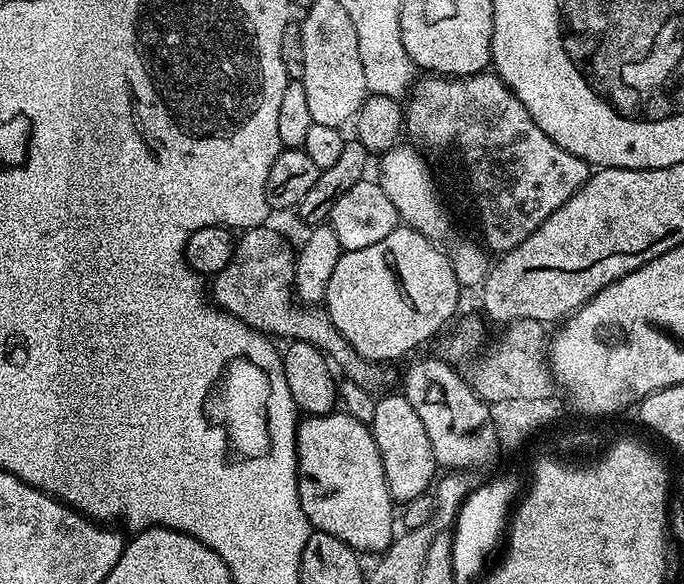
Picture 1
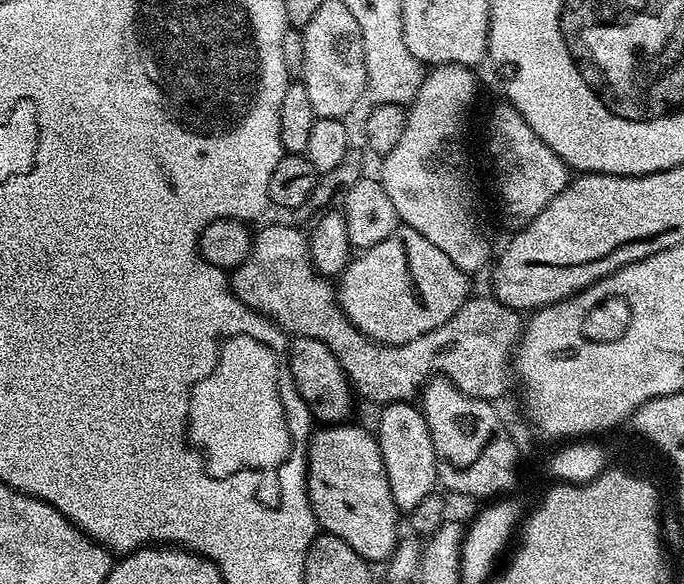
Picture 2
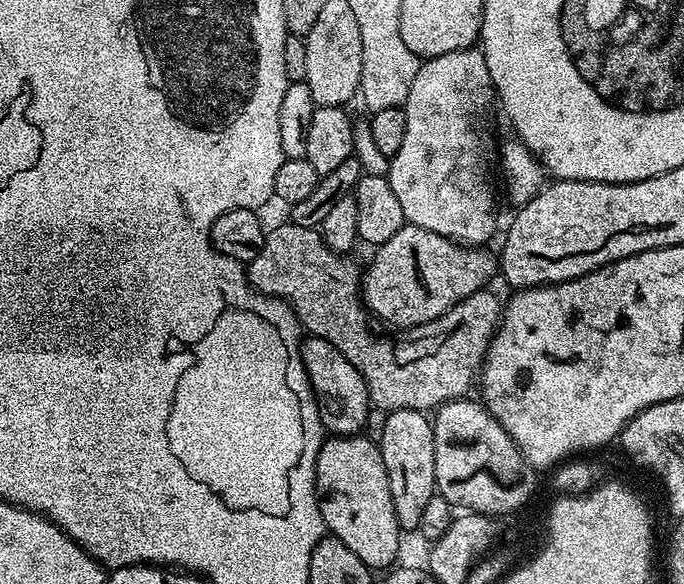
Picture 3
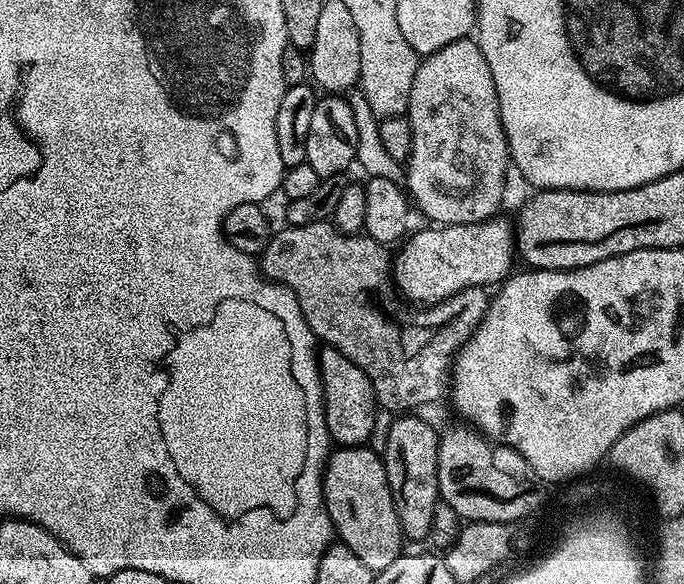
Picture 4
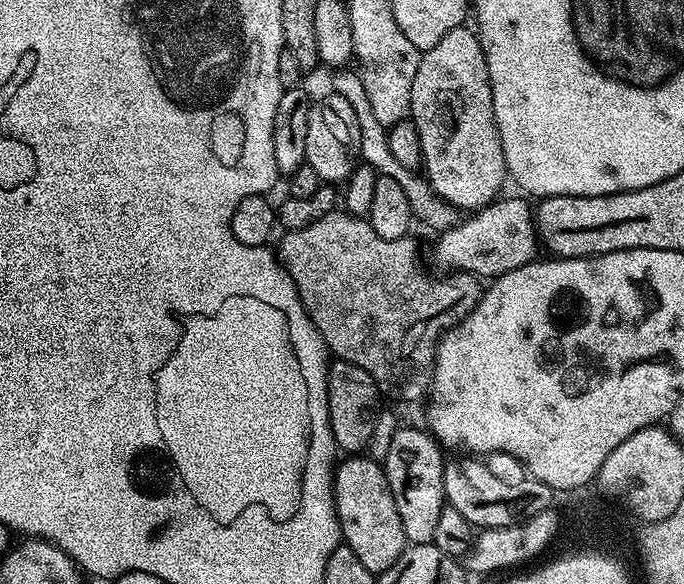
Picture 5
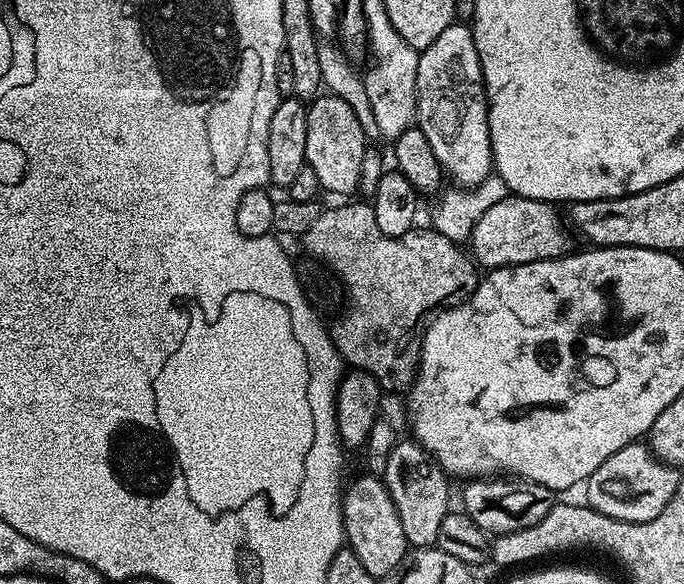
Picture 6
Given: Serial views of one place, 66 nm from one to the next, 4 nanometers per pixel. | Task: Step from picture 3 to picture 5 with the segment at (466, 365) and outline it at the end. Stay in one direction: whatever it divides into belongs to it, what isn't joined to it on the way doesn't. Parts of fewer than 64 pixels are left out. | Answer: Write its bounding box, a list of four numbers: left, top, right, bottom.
[278,210,482,400]

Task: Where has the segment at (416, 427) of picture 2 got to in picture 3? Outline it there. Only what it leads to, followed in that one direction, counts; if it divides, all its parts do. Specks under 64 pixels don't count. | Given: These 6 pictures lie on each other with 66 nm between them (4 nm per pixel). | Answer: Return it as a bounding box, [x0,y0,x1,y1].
[378,410,437,533]

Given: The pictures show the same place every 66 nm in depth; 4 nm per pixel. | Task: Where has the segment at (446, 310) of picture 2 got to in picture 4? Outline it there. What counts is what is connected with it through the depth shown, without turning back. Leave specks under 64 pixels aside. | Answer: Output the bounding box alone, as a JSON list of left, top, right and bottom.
[390,218,518,306]

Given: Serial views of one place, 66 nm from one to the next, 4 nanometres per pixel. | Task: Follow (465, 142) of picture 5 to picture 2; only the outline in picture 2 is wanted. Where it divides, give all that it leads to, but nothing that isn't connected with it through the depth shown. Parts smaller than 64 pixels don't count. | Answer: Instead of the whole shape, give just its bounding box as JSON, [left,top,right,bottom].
[378,64,493,274]

